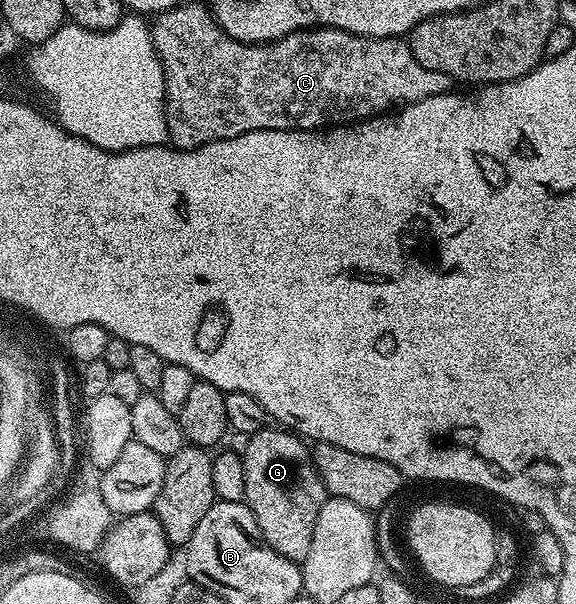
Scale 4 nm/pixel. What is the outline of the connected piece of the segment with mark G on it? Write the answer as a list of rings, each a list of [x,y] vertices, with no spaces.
[[[273,425],[248,436],[246,443],[249,444],[241,455],[247,473],[243,502],[249,506],[259,525],[265,546],[300,565],[307,557],[307,549],[311,549],[315,517],[319,517],[319,509],[327,498],[323,481],[313,467],[310,448],[302,436]]]

